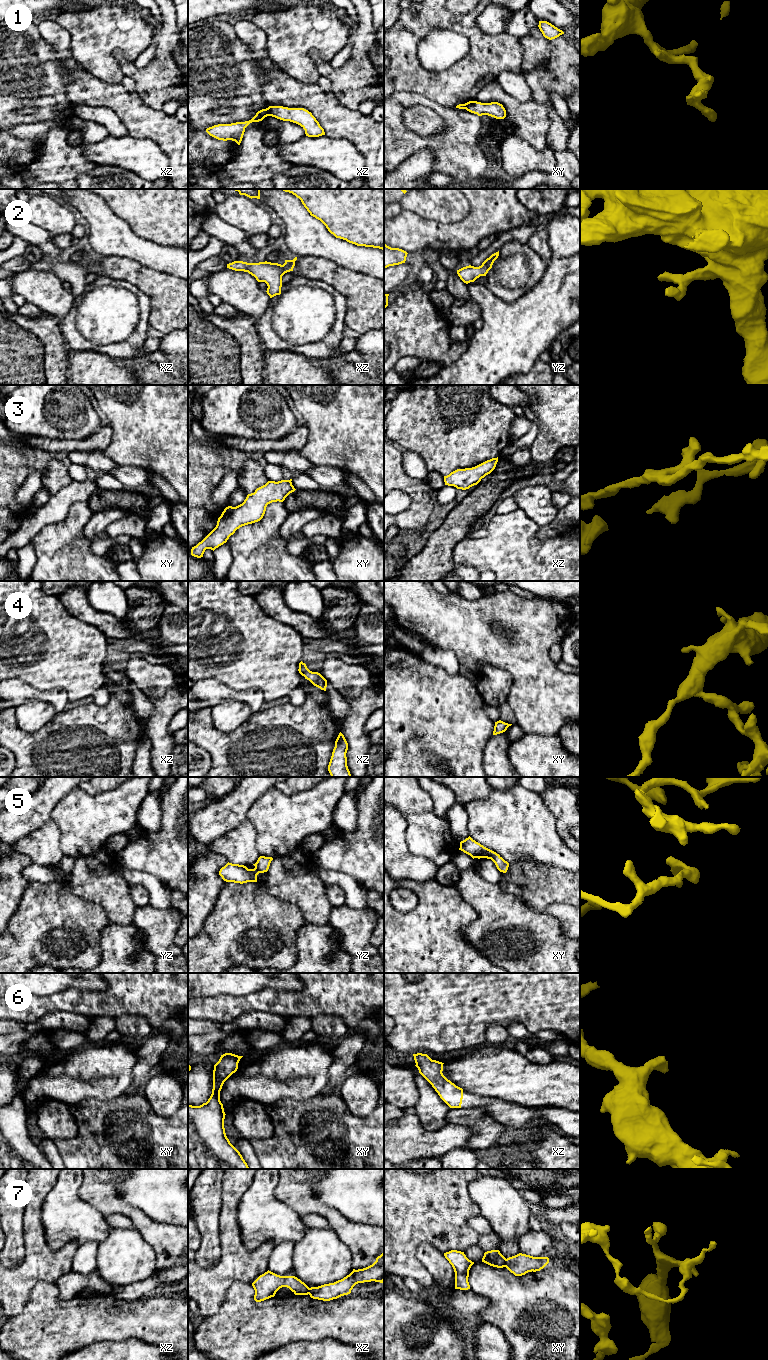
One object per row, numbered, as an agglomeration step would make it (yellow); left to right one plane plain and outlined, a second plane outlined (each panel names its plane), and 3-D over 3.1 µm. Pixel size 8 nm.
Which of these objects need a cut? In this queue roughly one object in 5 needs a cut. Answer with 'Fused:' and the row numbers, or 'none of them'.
Fused: 1, 7

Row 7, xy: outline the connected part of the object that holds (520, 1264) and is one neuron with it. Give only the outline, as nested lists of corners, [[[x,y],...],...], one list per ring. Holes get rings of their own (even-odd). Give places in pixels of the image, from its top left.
[[[519,1253],[506,1259],[505,1267],[515,1276],[543,1269],[549,1263],[548,1257],[533,1257]]]

